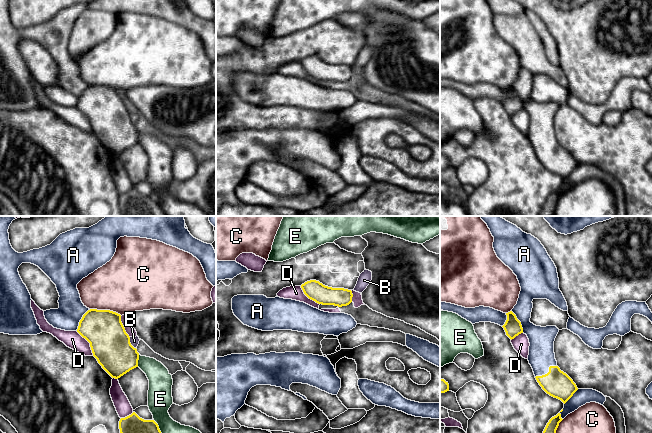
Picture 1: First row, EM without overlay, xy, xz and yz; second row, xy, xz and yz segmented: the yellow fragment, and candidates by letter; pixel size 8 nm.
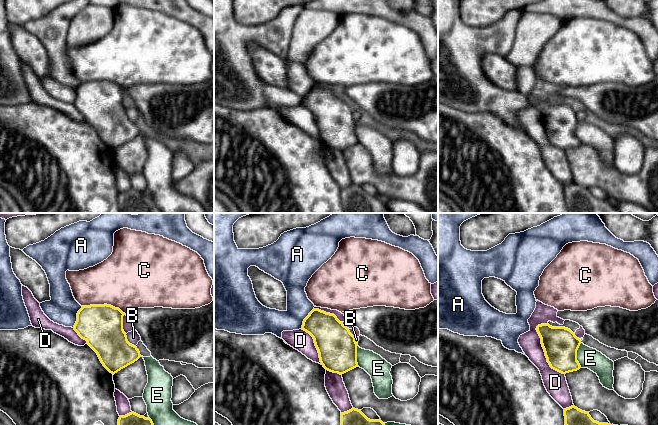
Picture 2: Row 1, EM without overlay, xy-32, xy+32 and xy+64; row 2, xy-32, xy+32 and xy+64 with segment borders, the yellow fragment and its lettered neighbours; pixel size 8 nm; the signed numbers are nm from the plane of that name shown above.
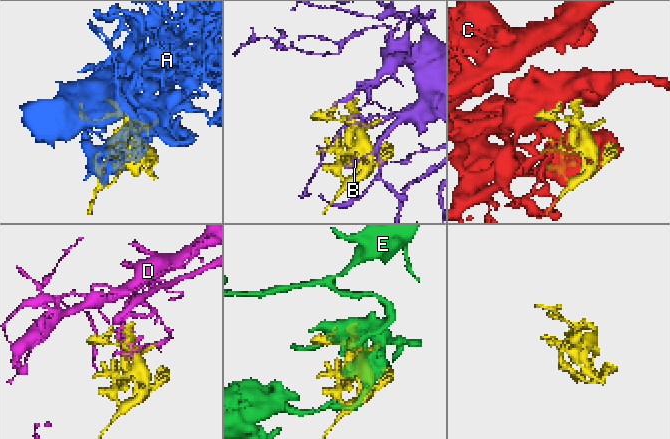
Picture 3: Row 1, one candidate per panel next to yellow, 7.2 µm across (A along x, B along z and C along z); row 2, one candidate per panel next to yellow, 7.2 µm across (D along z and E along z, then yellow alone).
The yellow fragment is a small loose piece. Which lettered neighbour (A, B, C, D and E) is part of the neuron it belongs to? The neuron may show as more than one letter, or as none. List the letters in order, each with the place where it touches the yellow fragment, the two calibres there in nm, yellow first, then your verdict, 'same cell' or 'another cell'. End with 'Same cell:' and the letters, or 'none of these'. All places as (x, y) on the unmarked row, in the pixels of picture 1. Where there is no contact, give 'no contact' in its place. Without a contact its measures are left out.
A: contact yz (548, 148); calibres 220 and 220 nm; same cell
B: contact xy (130, 119); calibres 320 and 70 nm; another cell
C: contact xy (106, 86); calibres 320 and 460 nm; another cell
D: contact xy (89, 118); calibres 320 and 140 nm; another cell
E: contact xy (138, 135); calibres 320 and 190 nm; another cell
Same cell: A

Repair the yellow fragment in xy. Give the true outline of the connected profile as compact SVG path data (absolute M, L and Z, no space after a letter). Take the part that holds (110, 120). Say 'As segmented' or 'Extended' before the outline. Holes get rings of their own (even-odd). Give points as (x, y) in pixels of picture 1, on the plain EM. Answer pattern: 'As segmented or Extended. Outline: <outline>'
As segmented. Outline: M90 85L80 96L77 108L90 119L93 132L112 154L138 143L139 129L130 119L120 90Z

